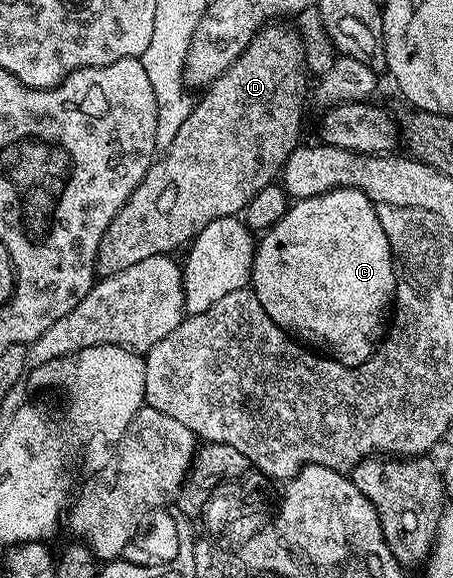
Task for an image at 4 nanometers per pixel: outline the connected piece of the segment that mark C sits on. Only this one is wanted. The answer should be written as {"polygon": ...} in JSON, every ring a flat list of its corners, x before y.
{"polygon":[[332,189,323,195,315,195,302,201,294,200,286,208,284,215,270,229,264,230,256,242,253,250,251,291,259,299,263,311,267,311,267,315,271,315,271,319,280,329,284,329,286,333,306,346,320,351,329,360,338,361,352,369,370,361,387,332,387,326,391,321,391,310,394,308,397,296,397,276,393,270,393,252,391,243,387,243,383,223,377,214,377,205,358,189]]}

